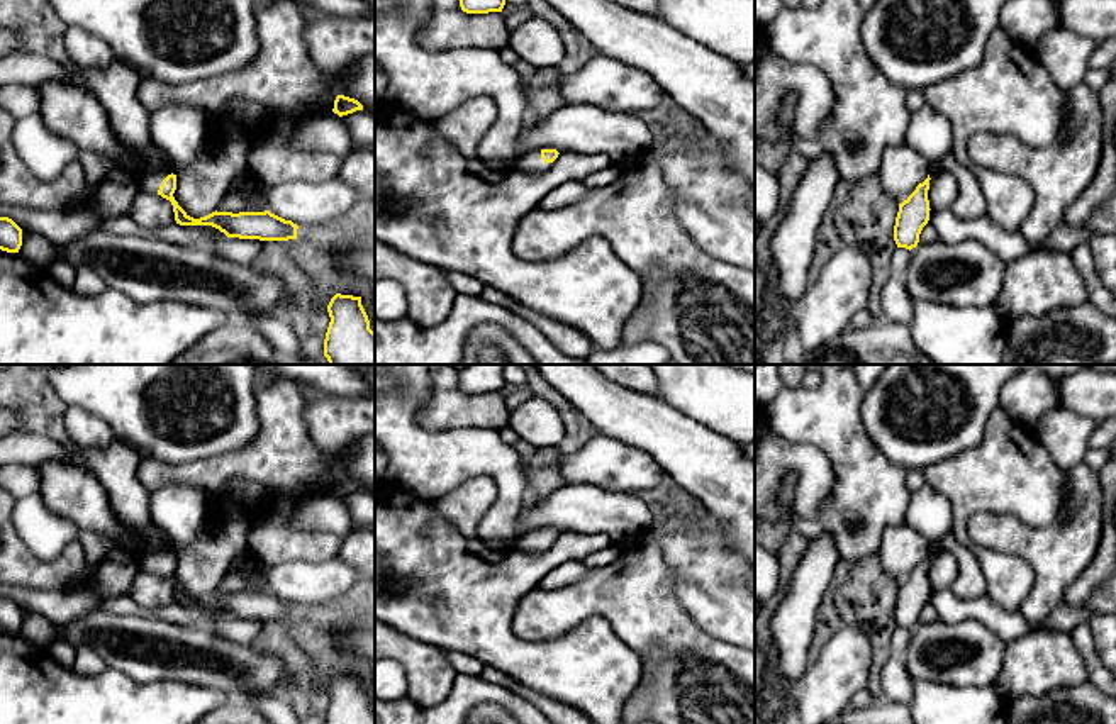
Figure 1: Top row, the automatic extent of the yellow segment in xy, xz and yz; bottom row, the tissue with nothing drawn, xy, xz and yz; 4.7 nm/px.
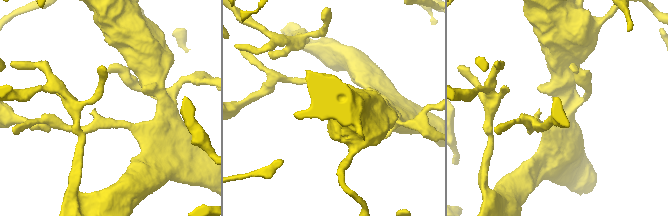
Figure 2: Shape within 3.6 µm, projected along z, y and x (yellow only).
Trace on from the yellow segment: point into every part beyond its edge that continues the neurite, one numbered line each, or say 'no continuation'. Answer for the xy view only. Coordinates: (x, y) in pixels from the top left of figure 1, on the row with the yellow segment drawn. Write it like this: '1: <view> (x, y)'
1: xy (150, 180)

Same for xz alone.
1: xz (531, 163)

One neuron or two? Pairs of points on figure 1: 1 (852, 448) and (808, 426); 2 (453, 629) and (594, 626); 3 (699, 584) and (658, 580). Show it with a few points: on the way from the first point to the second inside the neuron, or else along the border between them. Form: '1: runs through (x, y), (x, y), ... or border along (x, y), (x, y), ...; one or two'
1: runs through (842, 438), (830, 426), (818, 426); one
2: runs through (489, 636), (509, 653), (558, 653); one
3: border along (660, 545), (675, 577), (675, 594), (692, 618); two

